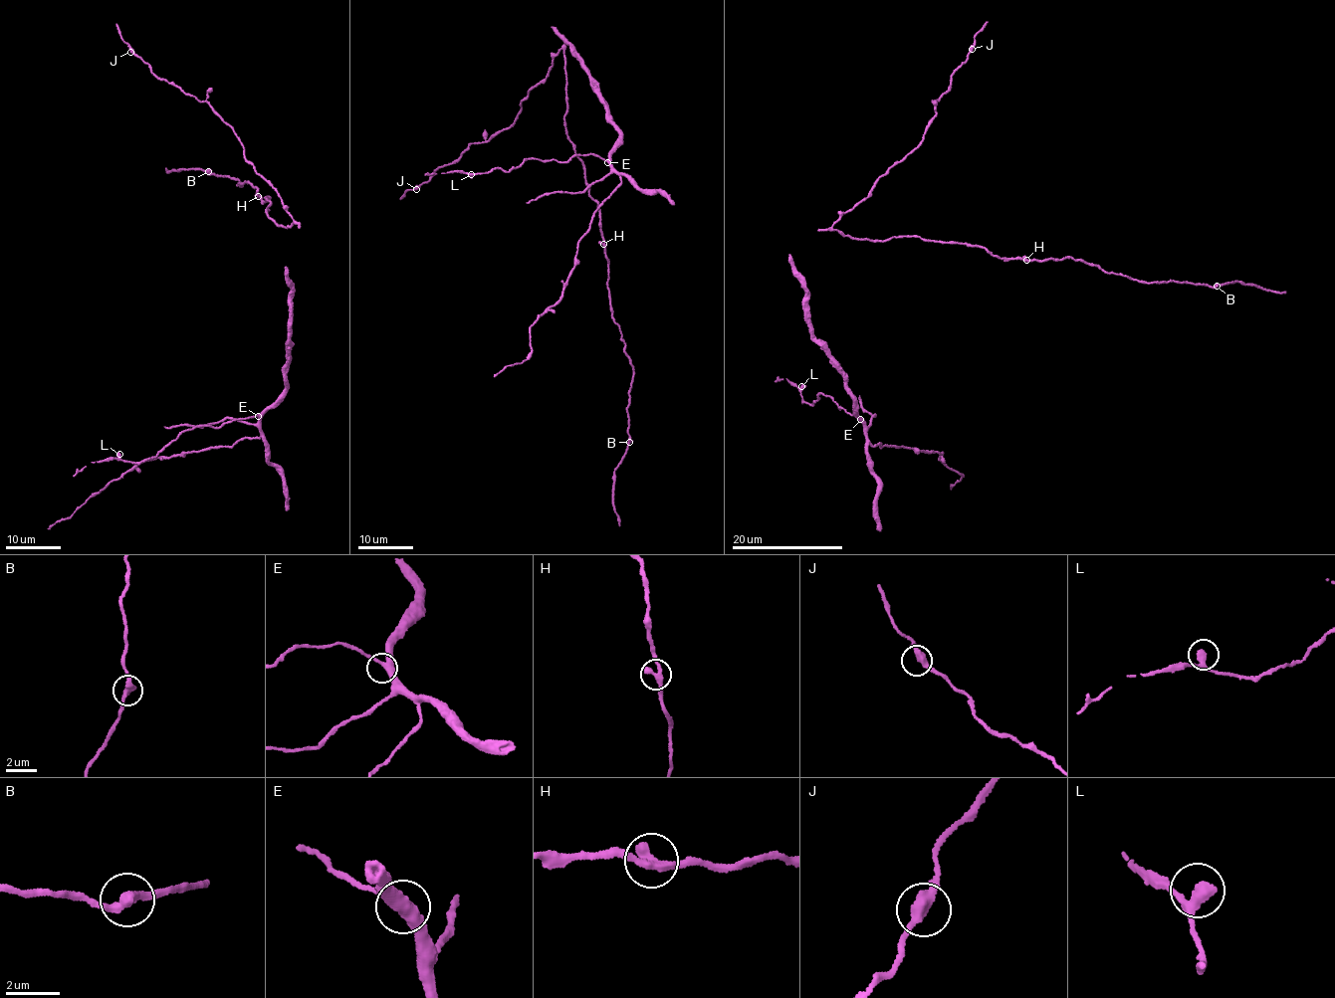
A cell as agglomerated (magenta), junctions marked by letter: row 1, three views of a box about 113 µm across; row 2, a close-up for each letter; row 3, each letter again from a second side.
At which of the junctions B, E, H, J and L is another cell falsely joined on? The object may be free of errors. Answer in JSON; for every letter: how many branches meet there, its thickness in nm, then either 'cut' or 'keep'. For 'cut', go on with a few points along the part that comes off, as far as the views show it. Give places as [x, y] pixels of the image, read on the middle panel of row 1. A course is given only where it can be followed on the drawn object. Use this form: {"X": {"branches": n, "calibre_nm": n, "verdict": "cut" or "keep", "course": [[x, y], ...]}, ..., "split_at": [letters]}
{"B": {"branches": 2, "calibre_nm": 400, "verdict": "keep"}, "E": {"branches": 3, "calibre_nm": 400, "verdict": "keep"}, "H": {"branches": 2, "calibre_nm": 360, "verdict": "keep"}, "J": {"branches": 2, "calibre_nm": 400, "verdict": "keep"}, "L": {"branches": 2, "calibre_nm": 400, "verdict": "keep"}, "split_at": []}

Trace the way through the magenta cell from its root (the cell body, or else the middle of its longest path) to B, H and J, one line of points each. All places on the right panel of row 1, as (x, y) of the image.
B: (817, 230), (835, 229), (873, 241), (917, 236), (966, 243), (1005, 259), (1072, 257), (1142, 282), (1217, 285)
H: (817, 230), (835, 229), (846, 236), (873, 241), (920, 236), (930, 241), (979, 245), (1001, 258), (1026, 260)
J: (817, 230), (831, 229), (843, 213), (868, 197), (890, 166), (920, 145), (937, 111), (935, 102), (972, 49)

